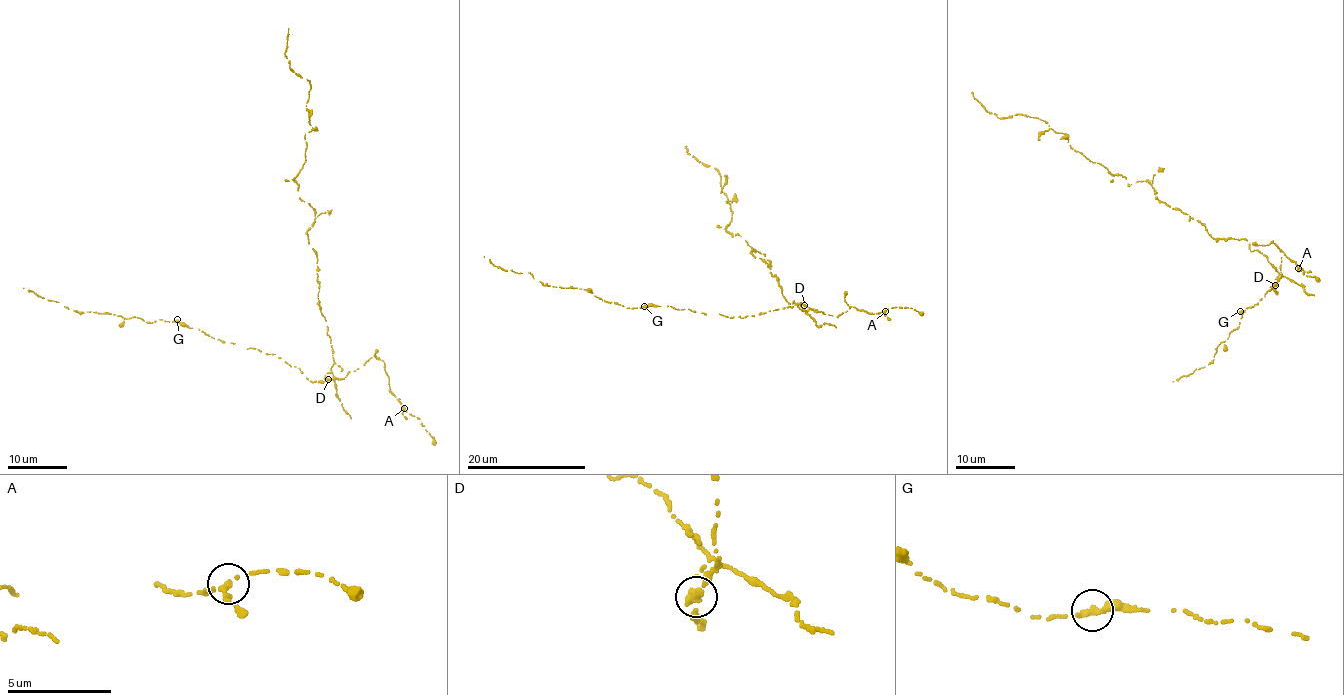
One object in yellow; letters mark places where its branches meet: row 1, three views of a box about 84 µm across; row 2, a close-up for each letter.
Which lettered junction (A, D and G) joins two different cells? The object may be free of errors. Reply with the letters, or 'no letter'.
D

